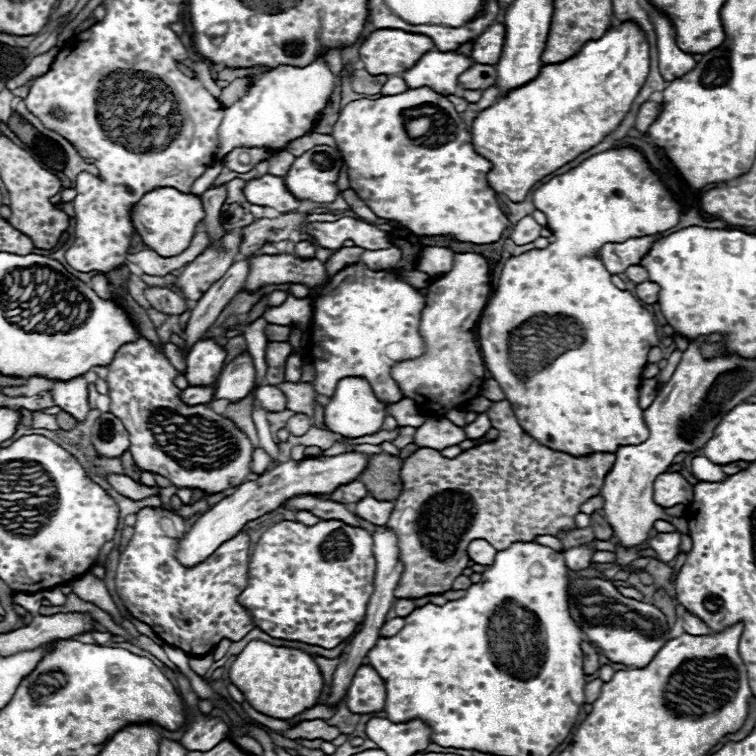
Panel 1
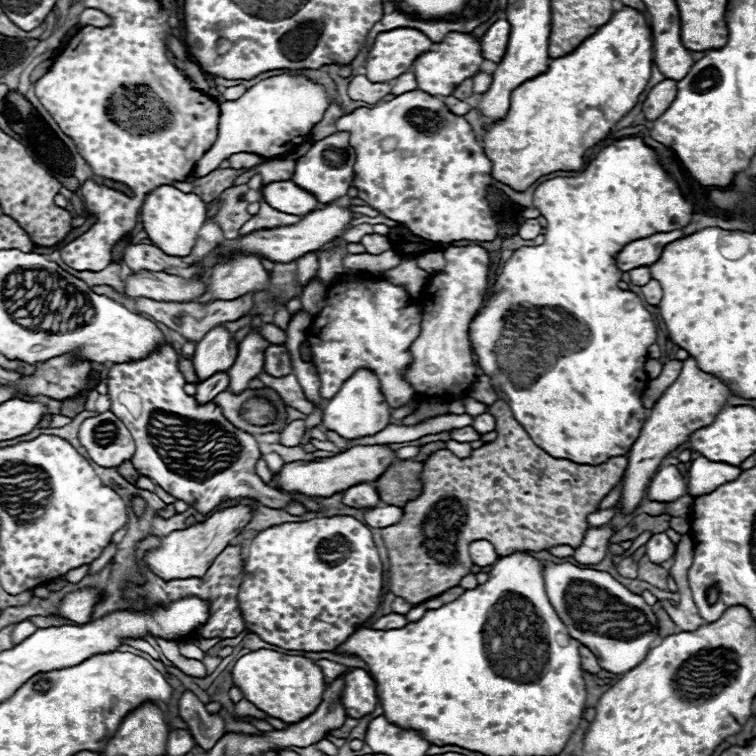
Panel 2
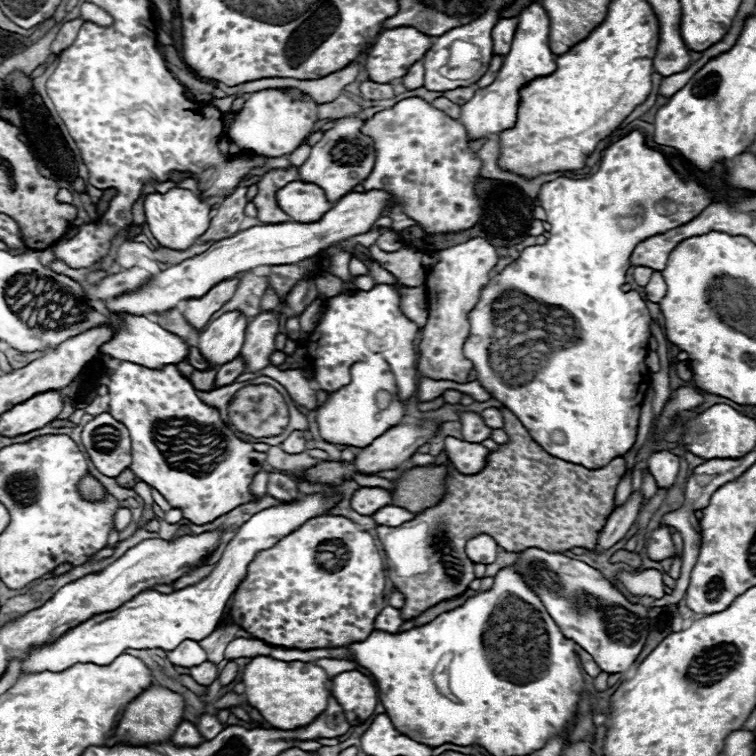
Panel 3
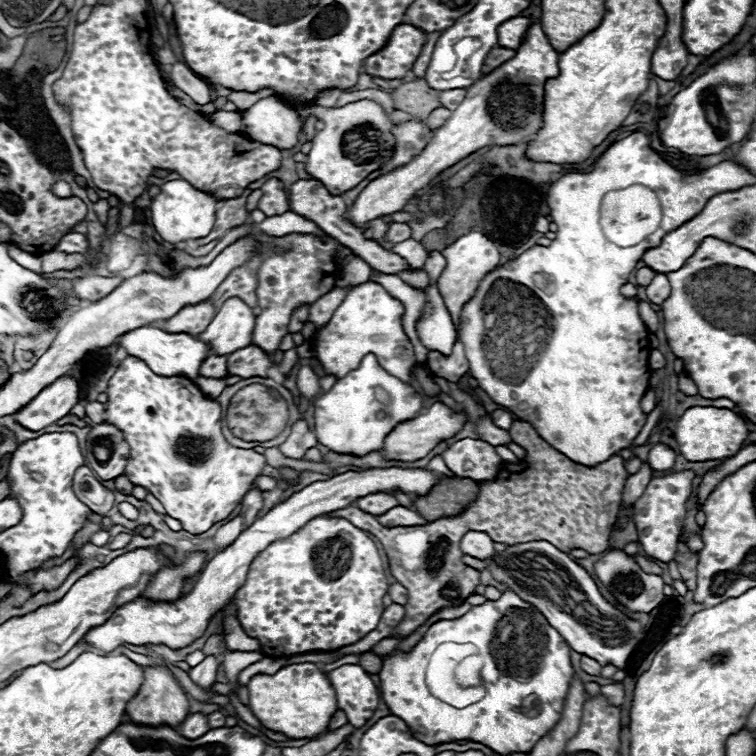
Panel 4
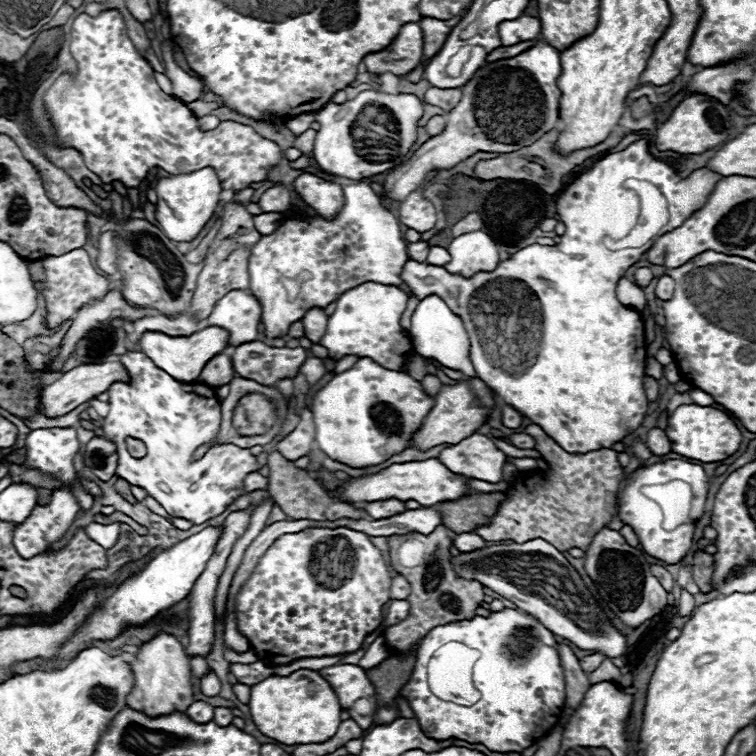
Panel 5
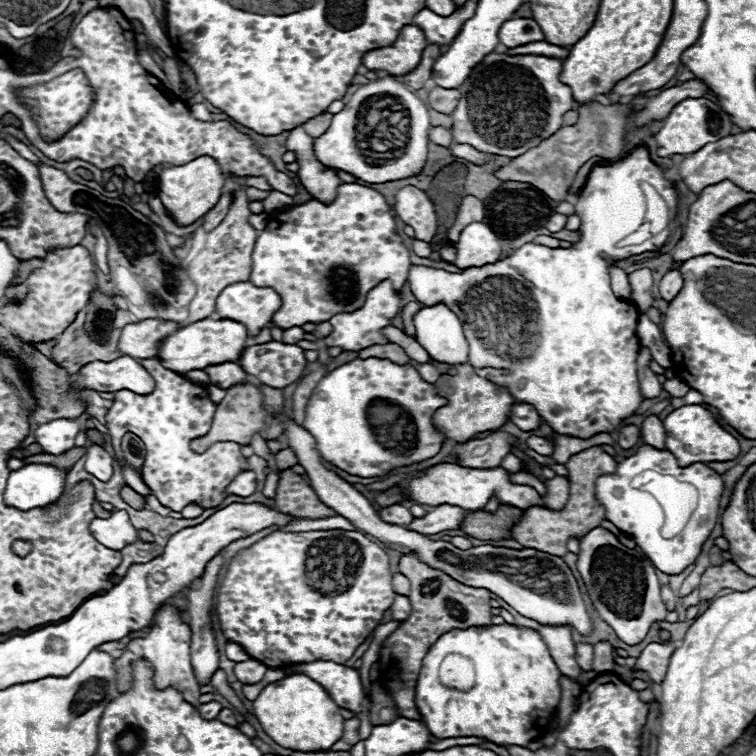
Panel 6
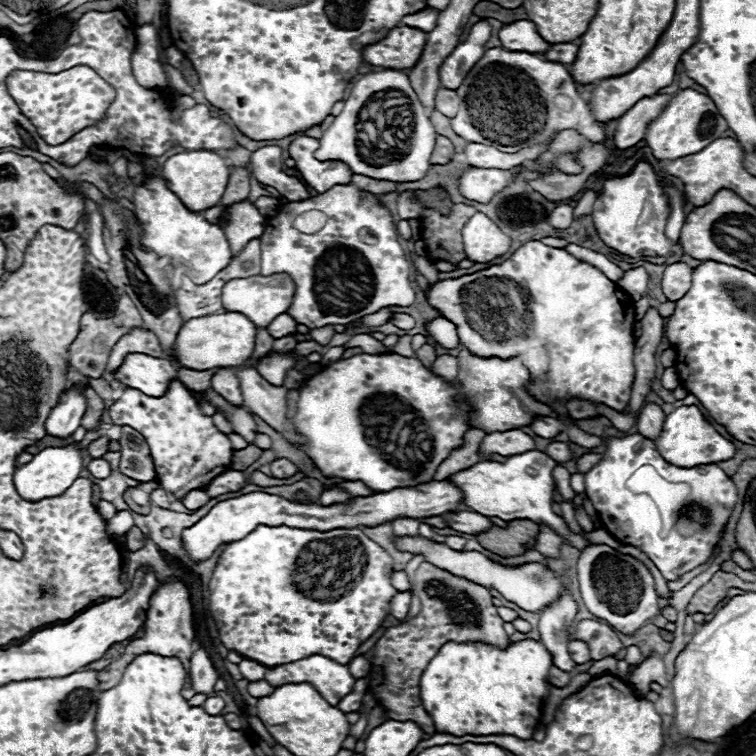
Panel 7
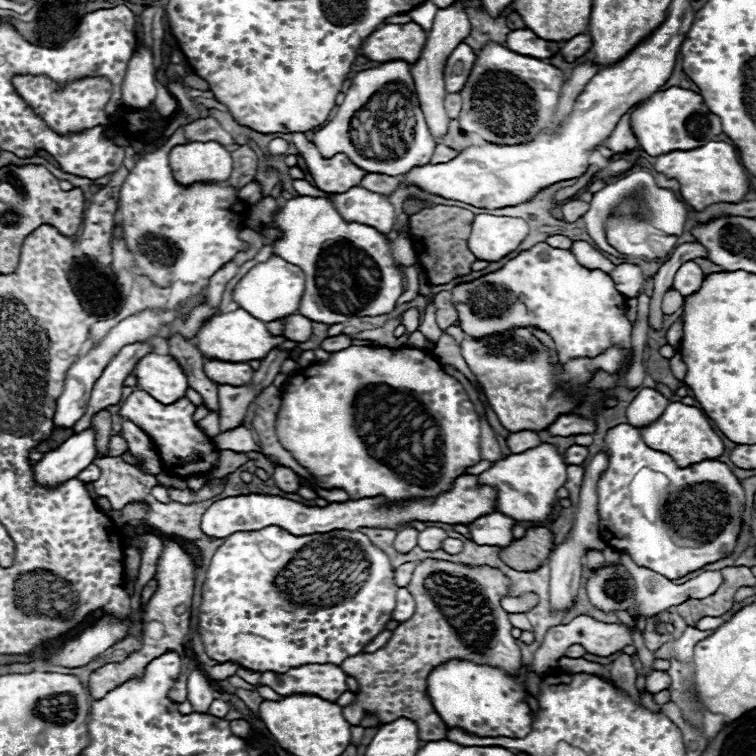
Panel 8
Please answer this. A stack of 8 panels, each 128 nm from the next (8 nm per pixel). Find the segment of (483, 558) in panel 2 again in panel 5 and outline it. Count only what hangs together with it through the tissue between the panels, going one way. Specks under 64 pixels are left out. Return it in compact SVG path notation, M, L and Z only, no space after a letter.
M462 532L454 538L454 546L460 552L472 552L472 550L480 550L486 546L486 540L482 536L478 536L476 532Z

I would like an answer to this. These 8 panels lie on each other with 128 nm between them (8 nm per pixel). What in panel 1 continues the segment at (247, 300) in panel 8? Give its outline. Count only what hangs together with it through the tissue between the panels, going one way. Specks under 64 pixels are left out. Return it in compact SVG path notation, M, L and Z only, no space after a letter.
M214 340L196 342L186 354L186 380L190 386L212 386L224 366L226 350Z

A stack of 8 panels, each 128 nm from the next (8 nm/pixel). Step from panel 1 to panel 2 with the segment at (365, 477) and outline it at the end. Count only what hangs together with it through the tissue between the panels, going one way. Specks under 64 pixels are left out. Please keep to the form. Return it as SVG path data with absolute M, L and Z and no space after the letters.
M396 460L392 462L386 472L374 482L376 492L382 502L404 506L408 500L416 498L420 494L420 476L422 462L414 460Z

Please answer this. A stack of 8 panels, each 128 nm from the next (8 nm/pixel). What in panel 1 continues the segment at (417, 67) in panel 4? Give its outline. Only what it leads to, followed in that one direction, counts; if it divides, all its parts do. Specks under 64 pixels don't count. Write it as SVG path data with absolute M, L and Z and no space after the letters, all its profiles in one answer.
M388 76L386 84L380 90L380 96L384 96L384 94L400 94L400 90L408 90L404 78L400 78L400 76Z

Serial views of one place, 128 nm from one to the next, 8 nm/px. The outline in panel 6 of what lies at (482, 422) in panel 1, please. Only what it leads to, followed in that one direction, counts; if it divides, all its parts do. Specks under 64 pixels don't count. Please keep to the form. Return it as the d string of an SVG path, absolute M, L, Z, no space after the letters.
M514 404L512 412L510 412L510 422L516 424L520 430L528 432L538 428L538 424L542 424L542 418L536 414L536 410L528 404Z

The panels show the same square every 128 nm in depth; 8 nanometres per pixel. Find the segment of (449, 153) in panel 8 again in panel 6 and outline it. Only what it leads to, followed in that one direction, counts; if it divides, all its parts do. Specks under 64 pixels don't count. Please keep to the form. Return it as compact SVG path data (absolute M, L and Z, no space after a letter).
M430 126L428 134L430 134L430 140L436 142L436 144L440 144L440 146L448 148L452 144L452 134L444 126Z

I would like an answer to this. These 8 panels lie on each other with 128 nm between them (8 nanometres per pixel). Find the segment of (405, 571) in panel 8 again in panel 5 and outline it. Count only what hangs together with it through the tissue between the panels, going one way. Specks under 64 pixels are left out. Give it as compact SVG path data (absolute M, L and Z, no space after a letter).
M396 576L392 578L392 588L390 588L390 598L400 598L400 600L406 600L410 594L410 584L402 578L402 576Z

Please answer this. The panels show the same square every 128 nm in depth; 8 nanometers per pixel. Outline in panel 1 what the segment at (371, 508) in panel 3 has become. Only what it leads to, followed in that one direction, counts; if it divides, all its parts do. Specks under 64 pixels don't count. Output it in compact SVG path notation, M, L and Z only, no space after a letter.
M354 480L354 482L348 482L348 484L338 486L328 498L332 498L334 502L356 504L360 498L364 498L364 496L368 496L368 494L370 494L370 492L366 490L366 486L364 486L362 482L358 482L358 480Z

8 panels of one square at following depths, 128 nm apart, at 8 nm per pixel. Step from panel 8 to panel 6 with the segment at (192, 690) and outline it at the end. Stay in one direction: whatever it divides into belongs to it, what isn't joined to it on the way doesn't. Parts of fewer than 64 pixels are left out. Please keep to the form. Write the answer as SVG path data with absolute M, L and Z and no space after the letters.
M218 552L208 564L206 570L200 578L200 588L188 592L188 618L190 618L190 630L192 630L192 668L196 674L198 682L210 682L210 676L218 670L218 646L216 646L216 636L212 632L212 620L210 620L210 610L214 604L214 590L218 584L220 570L224 566L224 554Z

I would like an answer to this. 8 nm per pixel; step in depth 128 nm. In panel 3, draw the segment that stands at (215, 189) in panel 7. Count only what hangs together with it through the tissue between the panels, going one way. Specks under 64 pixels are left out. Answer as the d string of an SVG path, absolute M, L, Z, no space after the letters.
M182 188L168 190L166 194L148 194L144 200L144 214L152 236L158 240L160 246L170 250L190 248L194 240L202 236L210 226L210 206L202 202L198 196L194 196L194 192Z

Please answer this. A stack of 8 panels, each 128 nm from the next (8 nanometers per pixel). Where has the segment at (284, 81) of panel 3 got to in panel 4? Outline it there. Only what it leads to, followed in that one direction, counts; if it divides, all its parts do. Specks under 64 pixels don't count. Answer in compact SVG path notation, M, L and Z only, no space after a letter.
M330 88L330 90L322 90L318 96L316 96L316 106L324 106L324 108L332 108L336 102L338 102L338 98L340 98L340 94L342 94L342 90L338 90L338 88Z

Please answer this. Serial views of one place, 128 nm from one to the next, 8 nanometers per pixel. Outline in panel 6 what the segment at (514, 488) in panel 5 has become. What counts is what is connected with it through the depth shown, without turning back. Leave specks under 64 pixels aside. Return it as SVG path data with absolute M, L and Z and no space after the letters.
M592 446L586 448L564 464L568 470L568 484L570 484L570 496L568 502L562 510L550 510L544 506L530 506L524 510L522 518L512 526L510 534L514 540L518 540L522 546L538 548L548 554L564 556L566 554L566 542L570 538L584 538L588 530L600 526L600 522L606 518L606 510L602 504L596 500L596 478L604 474L614 474L616 472L616 460L602 450L602 446Z

